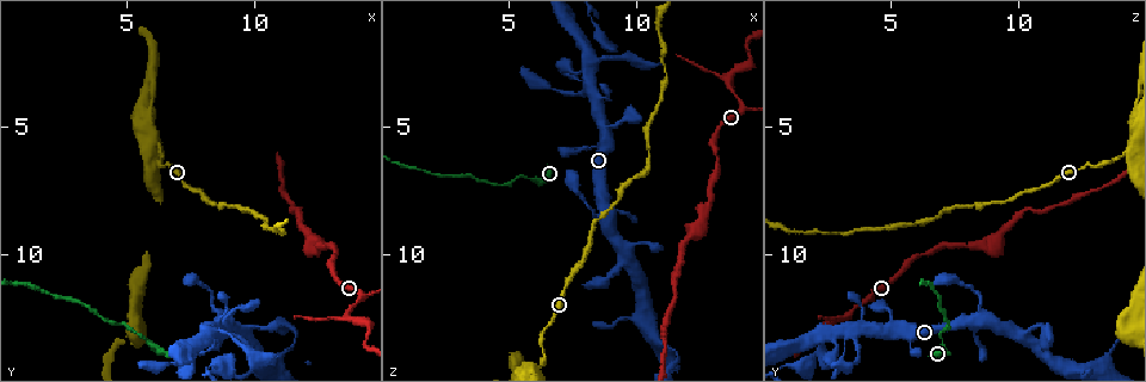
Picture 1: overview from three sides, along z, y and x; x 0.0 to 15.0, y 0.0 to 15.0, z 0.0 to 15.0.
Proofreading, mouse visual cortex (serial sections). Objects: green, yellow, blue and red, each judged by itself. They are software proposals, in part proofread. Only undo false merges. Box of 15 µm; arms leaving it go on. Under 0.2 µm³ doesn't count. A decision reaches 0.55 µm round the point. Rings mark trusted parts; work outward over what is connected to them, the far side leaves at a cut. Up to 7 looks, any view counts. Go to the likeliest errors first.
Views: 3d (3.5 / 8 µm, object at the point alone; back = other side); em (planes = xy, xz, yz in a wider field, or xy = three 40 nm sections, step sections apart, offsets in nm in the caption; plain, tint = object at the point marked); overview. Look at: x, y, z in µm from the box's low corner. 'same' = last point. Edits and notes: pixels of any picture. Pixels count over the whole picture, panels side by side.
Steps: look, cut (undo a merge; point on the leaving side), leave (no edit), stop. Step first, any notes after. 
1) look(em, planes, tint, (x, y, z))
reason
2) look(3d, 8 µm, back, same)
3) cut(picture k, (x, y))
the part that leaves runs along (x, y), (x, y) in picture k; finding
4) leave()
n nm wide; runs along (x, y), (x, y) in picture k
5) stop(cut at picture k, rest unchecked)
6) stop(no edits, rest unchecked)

look(3d, 3.5 µm, (6.2, 5.5, 14.4))
thin arm on a thick one

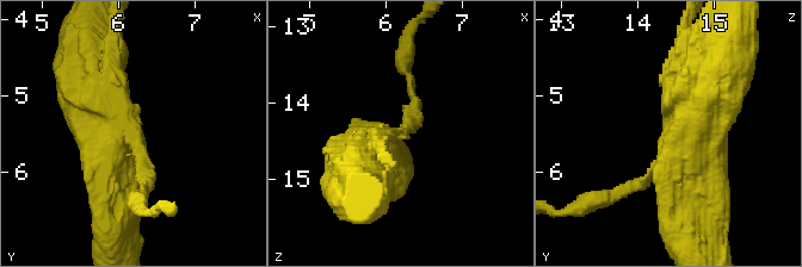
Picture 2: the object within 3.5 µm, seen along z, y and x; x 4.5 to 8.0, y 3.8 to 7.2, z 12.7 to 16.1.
look(em, xy, step 5, tint, (6.15, 5.45, 14.40))
3 arms; arms of 150, 600, 700 nm; shape alone is not enough

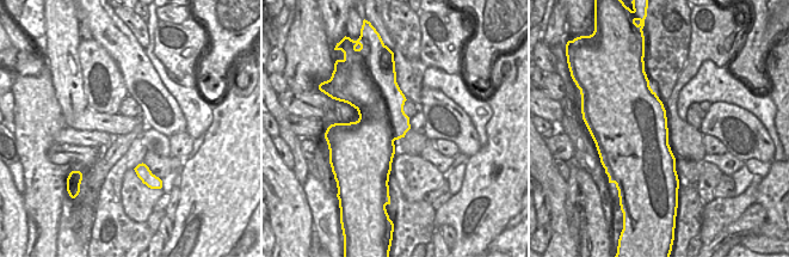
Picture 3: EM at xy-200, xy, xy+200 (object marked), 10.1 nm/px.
leave()
runs along (146, 191), (91, 85) in picture 2; all the same cell

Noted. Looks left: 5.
look(3d, 3.5 µm, back, (13.9, 12.0, 3.6))
a narrow waist

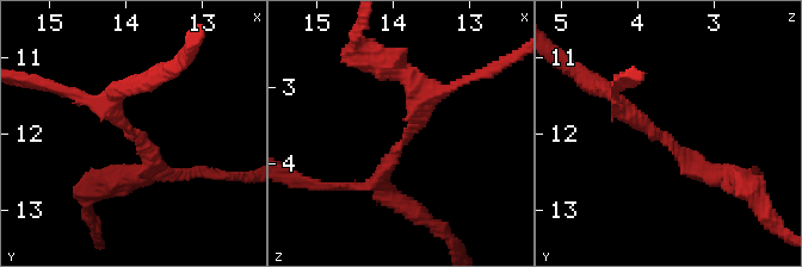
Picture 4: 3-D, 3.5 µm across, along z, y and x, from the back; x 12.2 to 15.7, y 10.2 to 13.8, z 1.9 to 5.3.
look(em, xy, step 1, tint, (13.85, 12.05, 3.65))
arms of 200, 250 nm; shape alone is not enough

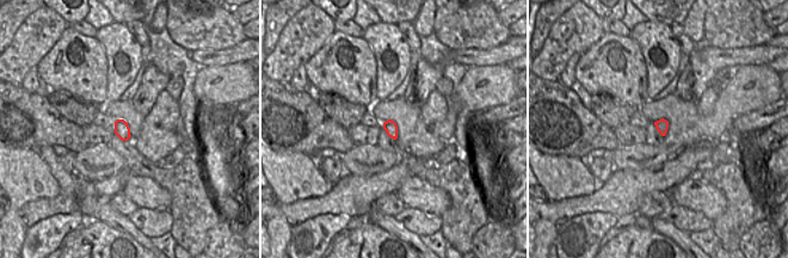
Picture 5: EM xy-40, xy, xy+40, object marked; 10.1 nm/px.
look(em, xy, step 2, tint, same)
cut it another way

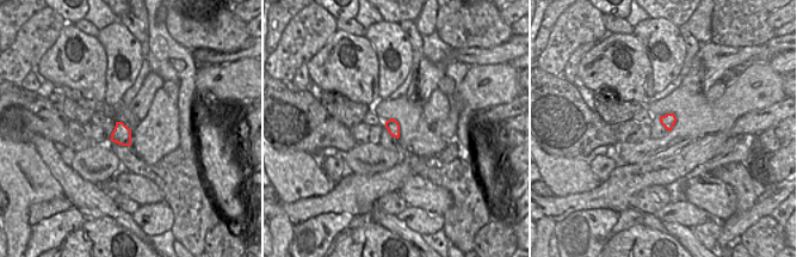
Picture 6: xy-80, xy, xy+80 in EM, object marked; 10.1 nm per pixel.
leave()
runs along (609, 94), (697, 168), (721, 175) in picture 4; continuous, no second cell

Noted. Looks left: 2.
look(3d, 3.5 µm, (8.1, 13.1, 3.6))
small branch off a trunk

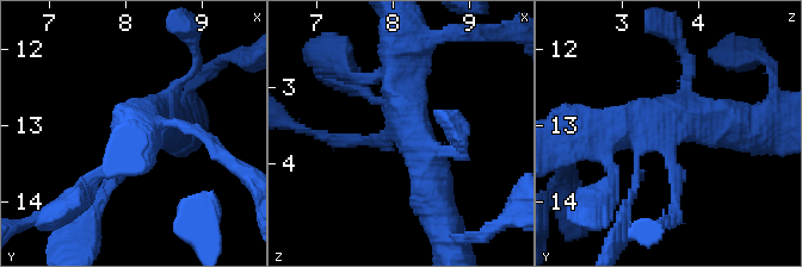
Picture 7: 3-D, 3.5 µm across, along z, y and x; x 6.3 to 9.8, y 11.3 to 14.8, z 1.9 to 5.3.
look(em, xy, step 3, tint, (8.05, 13.15, 3.60))

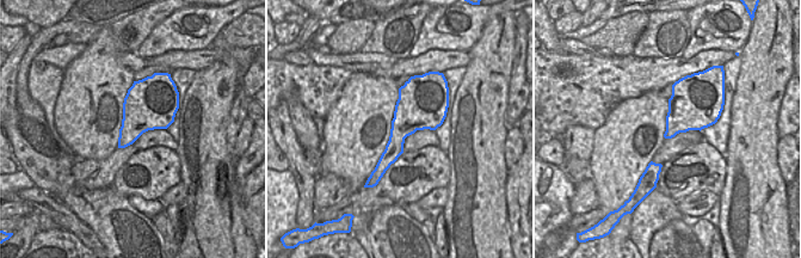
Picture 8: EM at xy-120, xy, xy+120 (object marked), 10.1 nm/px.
leave()
continuous, no second cell

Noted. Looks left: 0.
stop(no edits, rest unchecked)

